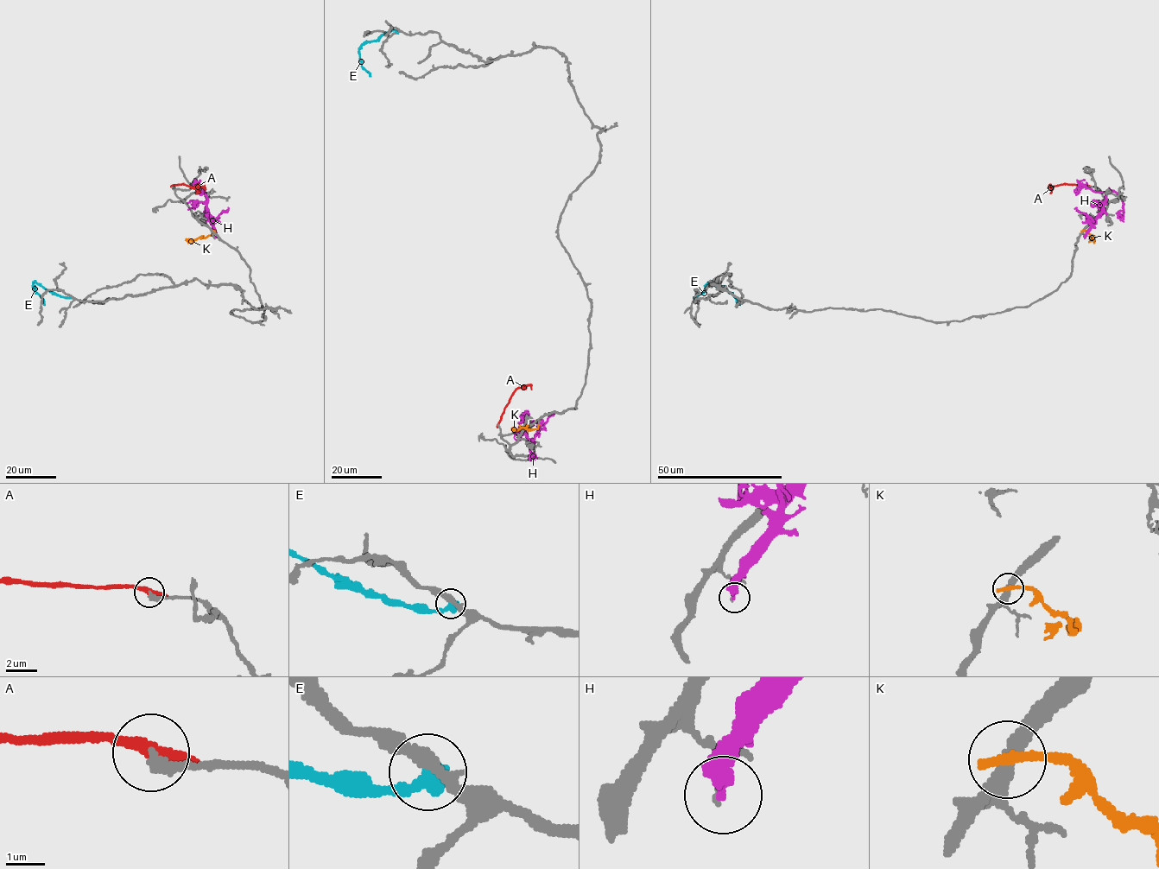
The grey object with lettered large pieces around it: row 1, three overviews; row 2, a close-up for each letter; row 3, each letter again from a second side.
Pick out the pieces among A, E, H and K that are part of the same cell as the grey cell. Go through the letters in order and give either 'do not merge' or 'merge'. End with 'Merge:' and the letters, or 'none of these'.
A: do not merge
E: do not merge
H: do not merge
K: do not merge
Merge: none of these

